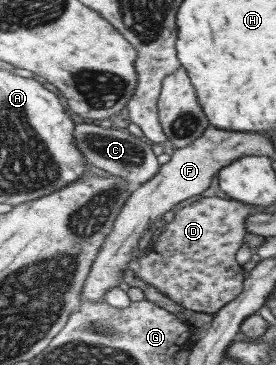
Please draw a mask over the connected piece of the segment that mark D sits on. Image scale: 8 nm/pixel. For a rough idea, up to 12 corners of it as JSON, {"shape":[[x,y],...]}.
{"shape":[[257,206],[179,209],[128,269],[216,314],[244,287],[235,253]]}

